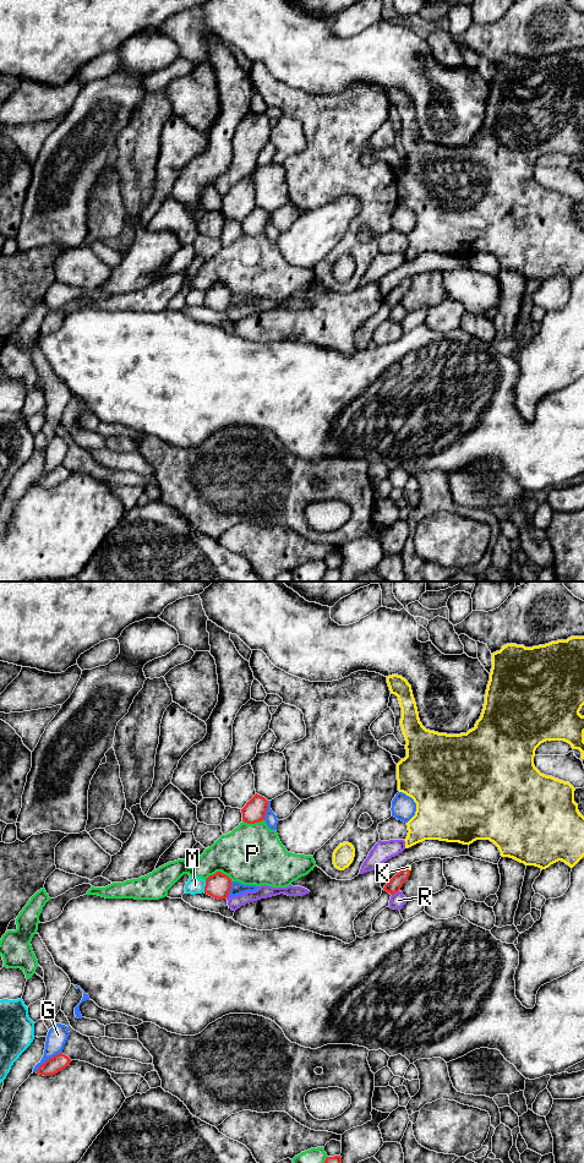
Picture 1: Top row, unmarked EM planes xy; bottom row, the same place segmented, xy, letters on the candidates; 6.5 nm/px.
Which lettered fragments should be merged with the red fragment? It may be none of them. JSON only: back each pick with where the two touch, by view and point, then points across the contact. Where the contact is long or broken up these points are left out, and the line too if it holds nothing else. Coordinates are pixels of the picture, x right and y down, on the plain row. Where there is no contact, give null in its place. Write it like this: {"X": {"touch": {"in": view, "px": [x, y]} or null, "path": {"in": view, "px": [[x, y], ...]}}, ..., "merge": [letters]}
{"K": {"touch": {"in": "xy", "px": [407, 282]}, "path": {"in": "xy", "px": [[396, 295], [407, 282], [408, 279]]}}, "merge": ["K"]}

